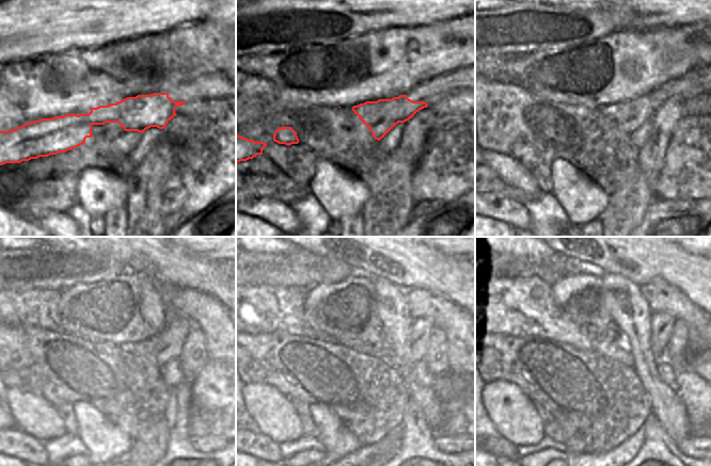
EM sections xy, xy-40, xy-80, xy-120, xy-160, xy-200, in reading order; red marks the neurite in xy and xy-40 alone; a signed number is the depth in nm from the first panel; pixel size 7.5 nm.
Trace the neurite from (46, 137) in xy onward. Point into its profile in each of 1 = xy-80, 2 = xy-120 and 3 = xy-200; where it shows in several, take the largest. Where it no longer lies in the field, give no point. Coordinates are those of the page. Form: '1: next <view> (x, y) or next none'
1: next xy-80 (629, 115)
2: next xy-120 (166, 346)
3: next xy-200 (662, 323)

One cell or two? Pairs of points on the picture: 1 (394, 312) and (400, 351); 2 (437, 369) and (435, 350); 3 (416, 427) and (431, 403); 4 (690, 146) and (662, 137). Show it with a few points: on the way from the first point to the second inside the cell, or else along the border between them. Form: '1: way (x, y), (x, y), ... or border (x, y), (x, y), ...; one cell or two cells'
1: way (396, 322), (397, 341); one cell
2: way (437, 365), (436, 354); one cell
3: border (410, 397), (420, 407), (426, 423), (435, 432); two cells
4: border (682, 117), (677, 124), (668, 143), (664, 164); two cells

